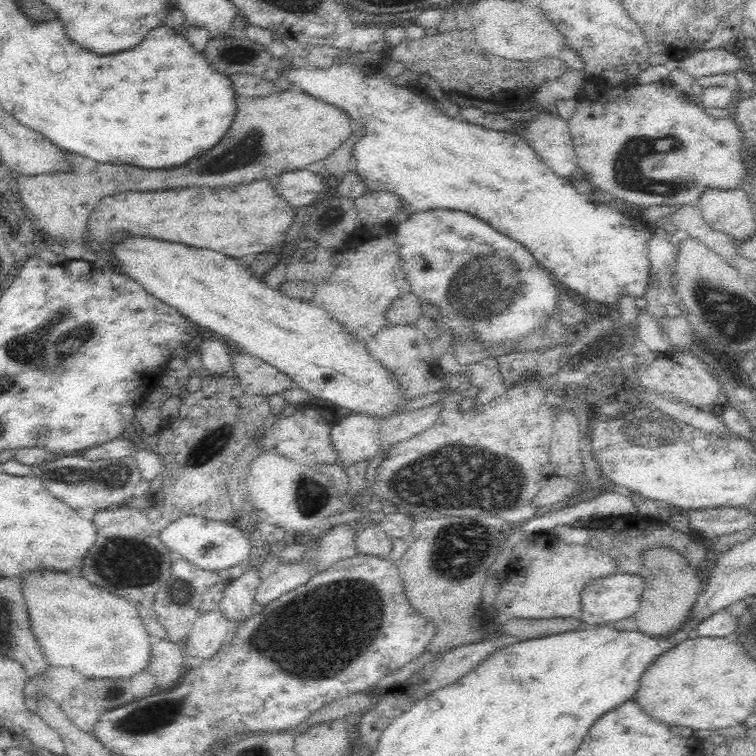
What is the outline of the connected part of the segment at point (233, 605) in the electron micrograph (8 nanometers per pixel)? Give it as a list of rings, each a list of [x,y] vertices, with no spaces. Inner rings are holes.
[[[247,566],[247,569],[237,579],[227,579],[219,609],[223,611],[228,620],[235,622],[252,615],[255,594],[261,582],[258,567],[252,566]]]

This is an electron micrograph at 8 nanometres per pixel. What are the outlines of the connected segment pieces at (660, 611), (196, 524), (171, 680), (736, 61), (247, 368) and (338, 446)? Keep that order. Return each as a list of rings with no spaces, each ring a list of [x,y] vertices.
[[[653,546],[643,553],[643,560],[644,592],[634,615],[636,630],[648,636],[672,634],[688,620],[692,606],[703,590],[703,582],[698,578],[695,567],[688,565],[687,560],[670,546]]]
[[[181,516],[171,521],[170,525],[160,531],[160,540],[170,553],[178,553],[186,561],[202,570],[225,574],[227,569],[246,564],[251,554],[251,544],[246,535],[229,522],[216,522],[200,516]]]
[[[167,638],[152,641],[146,671],[155,676],[155,692],[176,686],[186,670],[182,668],[185,660],[184,648],[181,644],[170,642]]]
[[[720,47],[700,50],[677,62],[677,69],[690,75],[694,80],[711,75],[724,75],[742,69],[740,58]]]
[[[235,349],[231,354],[231,363],[234,376],[252,395],[268,397],[295,387],[289,376],[256,356]]]
[[[350,414],[333,426],[332,445],[345,469],[363,460],[370,462],[381,450],[379,422],[376,416]]]

